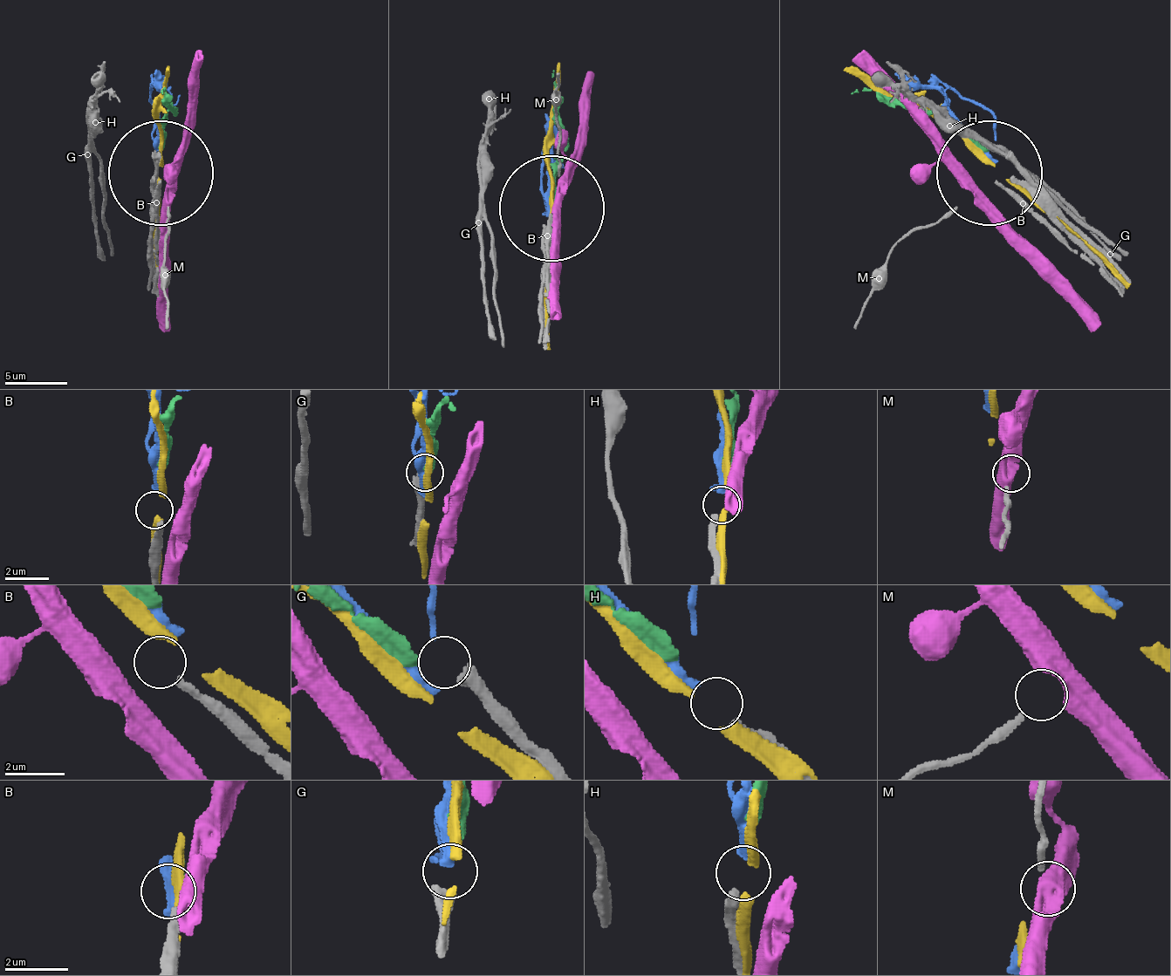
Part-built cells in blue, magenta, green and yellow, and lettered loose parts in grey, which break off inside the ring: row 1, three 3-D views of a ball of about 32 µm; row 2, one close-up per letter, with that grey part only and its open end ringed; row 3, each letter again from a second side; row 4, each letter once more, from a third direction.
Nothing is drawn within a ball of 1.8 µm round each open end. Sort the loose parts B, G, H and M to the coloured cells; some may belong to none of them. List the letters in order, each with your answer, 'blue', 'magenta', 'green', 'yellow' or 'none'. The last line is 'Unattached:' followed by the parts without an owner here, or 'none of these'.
B: none
G: none
H: blue
M: magenta
Unattached: B, G

